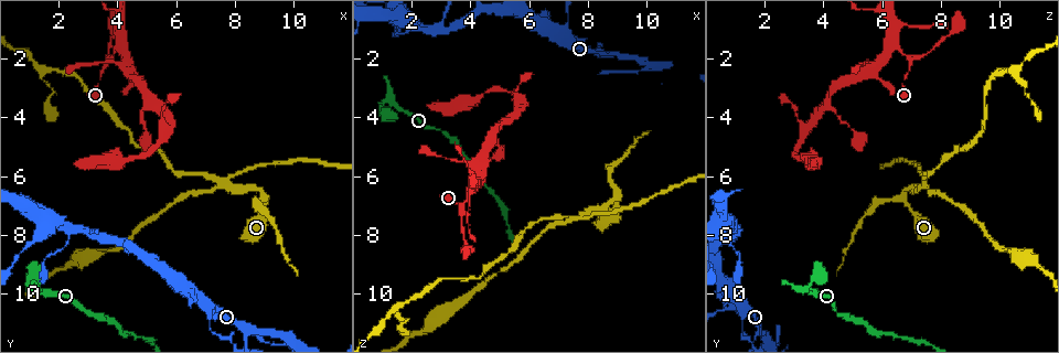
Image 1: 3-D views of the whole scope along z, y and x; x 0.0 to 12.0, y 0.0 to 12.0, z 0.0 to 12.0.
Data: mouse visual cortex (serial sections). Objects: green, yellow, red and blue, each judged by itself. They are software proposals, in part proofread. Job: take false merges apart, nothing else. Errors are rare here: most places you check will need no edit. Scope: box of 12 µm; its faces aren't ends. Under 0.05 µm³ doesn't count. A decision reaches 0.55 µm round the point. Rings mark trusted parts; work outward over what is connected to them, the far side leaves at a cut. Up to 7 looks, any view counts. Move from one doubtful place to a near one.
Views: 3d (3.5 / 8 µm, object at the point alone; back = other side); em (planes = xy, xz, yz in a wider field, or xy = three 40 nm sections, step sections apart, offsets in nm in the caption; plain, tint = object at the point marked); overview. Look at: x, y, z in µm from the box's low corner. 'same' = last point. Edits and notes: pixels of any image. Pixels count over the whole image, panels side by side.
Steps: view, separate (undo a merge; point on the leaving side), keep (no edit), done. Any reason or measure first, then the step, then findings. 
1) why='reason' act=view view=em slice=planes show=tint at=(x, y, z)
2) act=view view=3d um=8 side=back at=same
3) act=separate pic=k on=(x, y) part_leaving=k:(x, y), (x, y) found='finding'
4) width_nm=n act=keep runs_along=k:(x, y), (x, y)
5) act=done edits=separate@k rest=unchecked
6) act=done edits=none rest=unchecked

why='sharp bend' act=view view=3d um=3.5 at=(1.0, 9.8, 3.5)

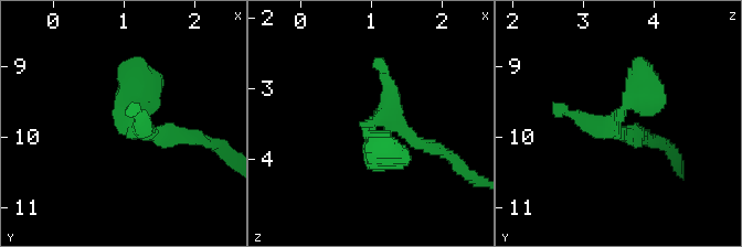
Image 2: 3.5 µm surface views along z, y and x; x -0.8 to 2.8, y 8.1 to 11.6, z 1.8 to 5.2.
act=view view=em slice=xy step=1 show=tint at=(1.00, 9.70, 3.50)

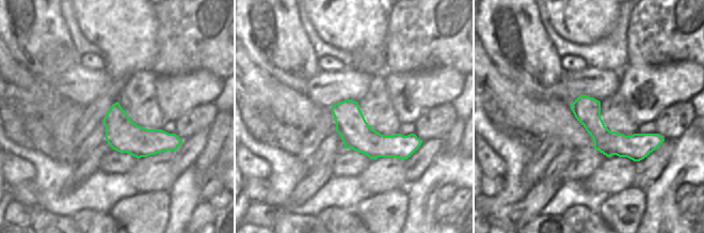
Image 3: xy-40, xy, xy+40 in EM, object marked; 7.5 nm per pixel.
act=keep runs_along=3:(574, 106), (611, 142), (658, 141) found='all the same cell'

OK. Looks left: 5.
why='branch point' act=view view=3d um=3.5 at=(9.1, 6.8, 6.7)

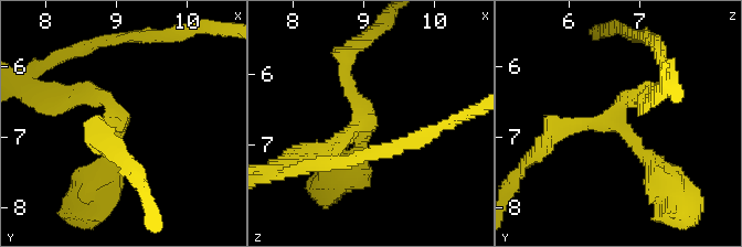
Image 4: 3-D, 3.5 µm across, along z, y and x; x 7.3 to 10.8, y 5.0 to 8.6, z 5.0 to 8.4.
act=view view=em slice=xy step=2 show=tint at=(9.00, 6.75, 6.70)

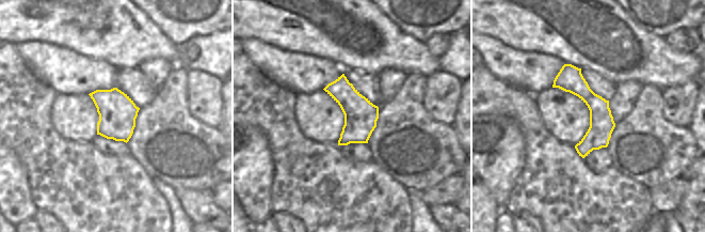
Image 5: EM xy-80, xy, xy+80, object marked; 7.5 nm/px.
act=keep runs_along=5:(566, 66), (596, 105), (585, 153) found='all the same cell'

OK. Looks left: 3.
act=done edits=none rest=unchecked

